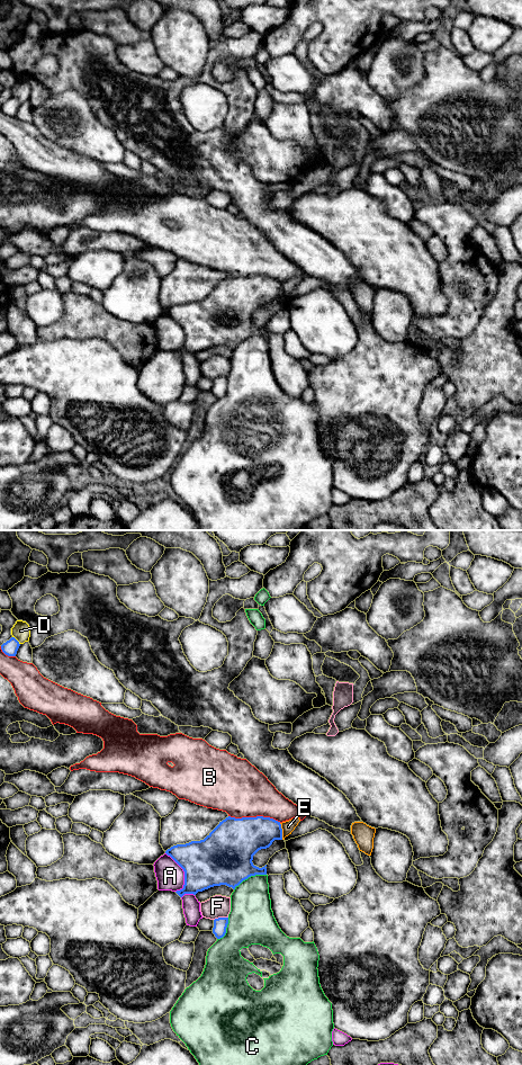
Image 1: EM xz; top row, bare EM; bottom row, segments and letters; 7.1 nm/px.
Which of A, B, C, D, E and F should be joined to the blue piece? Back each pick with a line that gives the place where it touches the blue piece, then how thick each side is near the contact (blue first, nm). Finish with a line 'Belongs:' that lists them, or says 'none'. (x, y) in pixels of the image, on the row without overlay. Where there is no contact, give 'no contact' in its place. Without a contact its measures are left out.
Belongs: none

